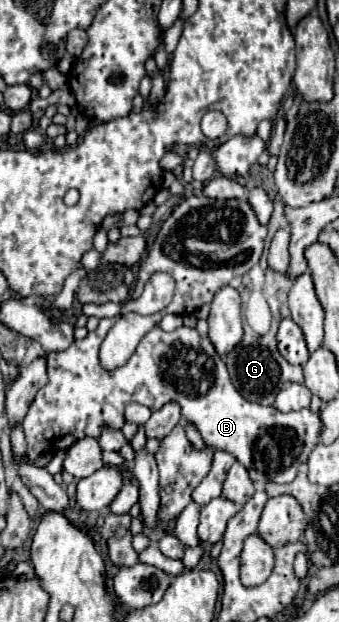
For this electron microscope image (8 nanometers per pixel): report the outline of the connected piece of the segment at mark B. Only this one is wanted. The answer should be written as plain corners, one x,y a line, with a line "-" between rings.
103,318
99,328
95,332
89,332
87,338
75,340
63,352
49,352
47,354
49,356
47,358
49,382
47,382
47,386
43,386
37,392
37,396
31,402
29,412
23,420
23,430
25,430
25,438
27,438
27,452
25,454
27,454
29,462
35,462
43,454
49,454
49,452
53,454
57,450
65,450
85,436
99,438
103,428
121,430
121,426
125,424
127,404
137,402
137,404
147,406
151,412
157,412
165,404
175,402
181,408
181,418
185,420
185,424
195,426
207,446
231,452
247,468
253,484
267,484
267,482
289,484
289,482
293,482
299,466
307,462
307,456
311,454
311,450
315,448
315,444
319,440
321,422
319,422
317,414
313,414
311,410
283,414
283,412
275,410
273,406
261,406
261,404
247,402
231,384
225,362
221,360
221,356
213,348
211,340
207,336
201,336
197,330
191,330
185,326
177,328
175,332
163,332
159,326
155,326
151,332
147,332
143,336
137,350
133,352
131,360
125,366
121,366
113,372
105,372
99,366
97,352
99,352
99,346
101,346
107,330
115,322
117,322
117,318

